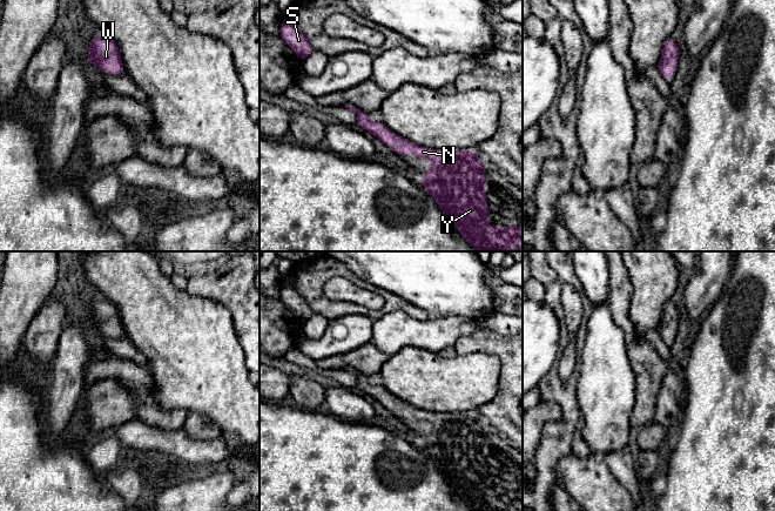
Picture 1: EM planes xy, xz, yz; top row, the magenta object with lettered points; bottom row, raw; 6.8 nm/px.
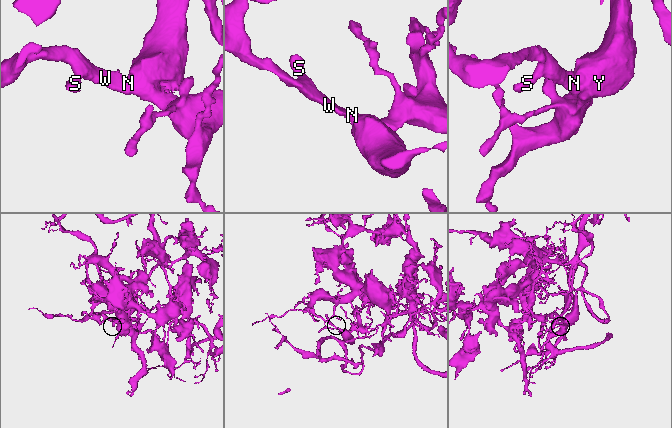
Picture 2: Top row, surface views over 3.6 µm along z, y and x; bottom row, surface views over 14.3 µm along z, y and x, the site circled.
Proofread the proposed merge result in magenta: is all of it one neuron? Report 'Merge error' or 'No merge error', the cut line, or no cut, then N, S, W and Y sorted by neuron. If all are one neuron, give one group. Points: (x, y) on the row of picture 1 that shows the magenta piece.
No merge error. No split. Groups: N S W Y

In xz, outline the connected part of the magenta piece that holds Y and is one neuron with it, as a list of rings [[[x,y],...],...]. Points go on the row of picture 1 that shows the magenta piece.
[[[351,105],[345,108],[357,113],[357,126],[364,128],[369,135],[377,136],[395,154],[409,156],[415,154],[419,159],[433,161],[432,168],[422,177],[422,186],[437,201],[438,207],[447,221],[458,230],[477,251],[523,251],[523,226],[491,227],[486,216],[492,208],[486,208],[485,167],[474,150],[433,149],[420,147],[389,129],[383,122],[372,122],[368,113],[363,113]]]

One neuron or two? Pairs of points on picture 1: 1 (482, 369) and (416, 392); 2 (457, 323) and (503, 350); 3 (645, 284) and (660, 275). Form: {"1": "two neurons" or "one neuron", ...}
{"1": "one neuron", "2": "two neurons", "3": "one neuron"}

